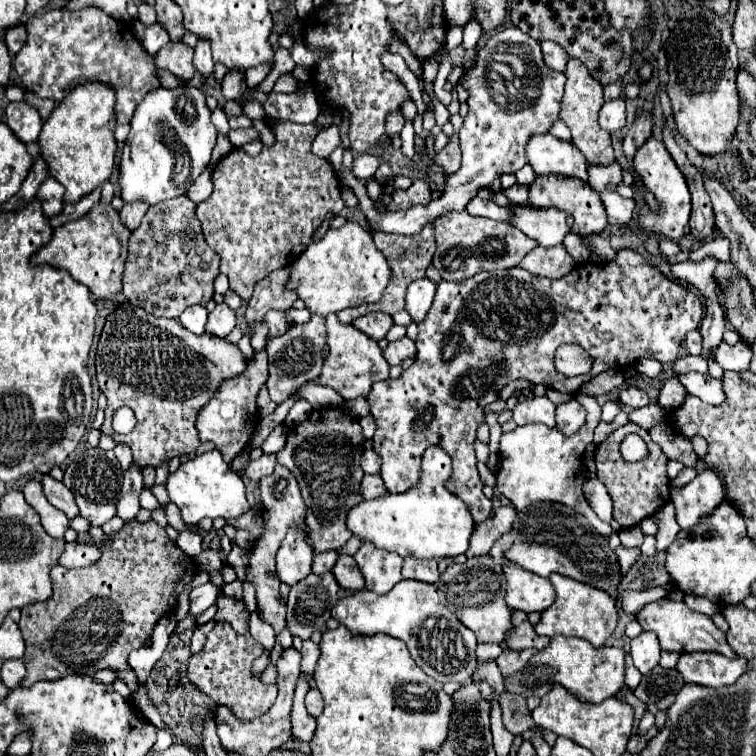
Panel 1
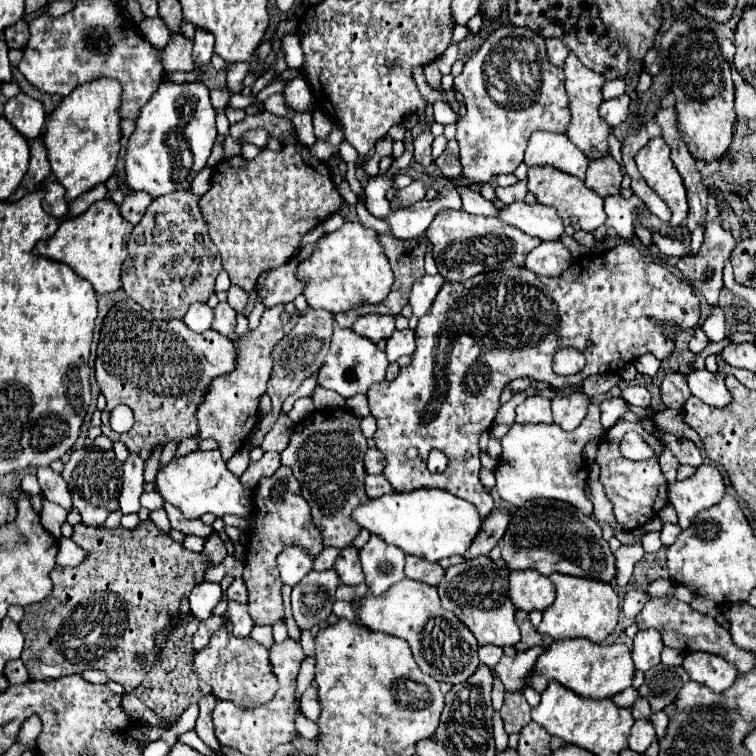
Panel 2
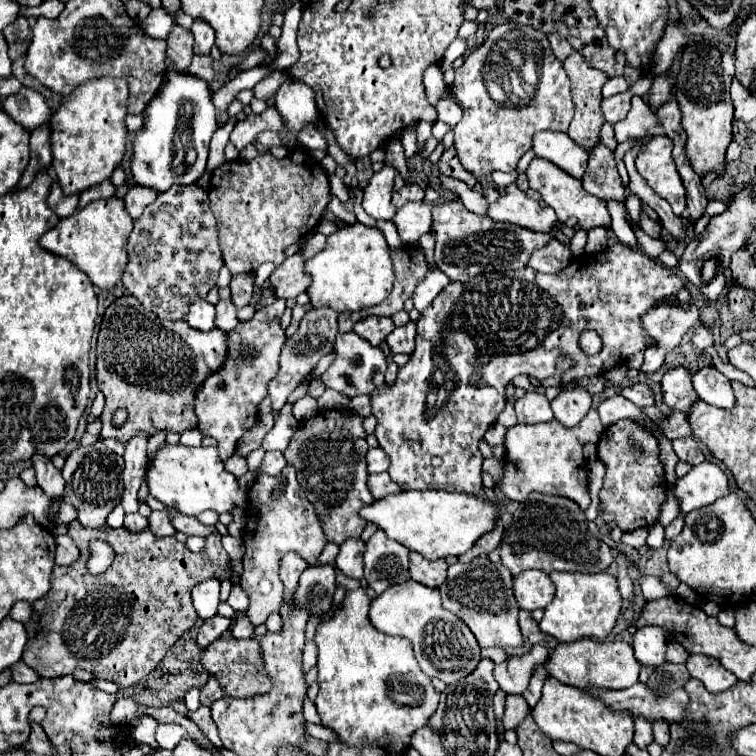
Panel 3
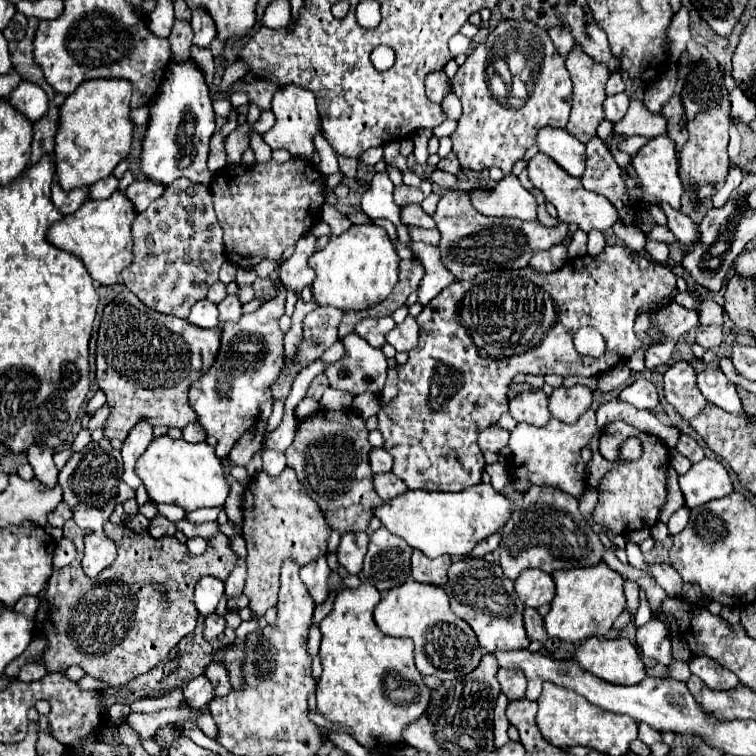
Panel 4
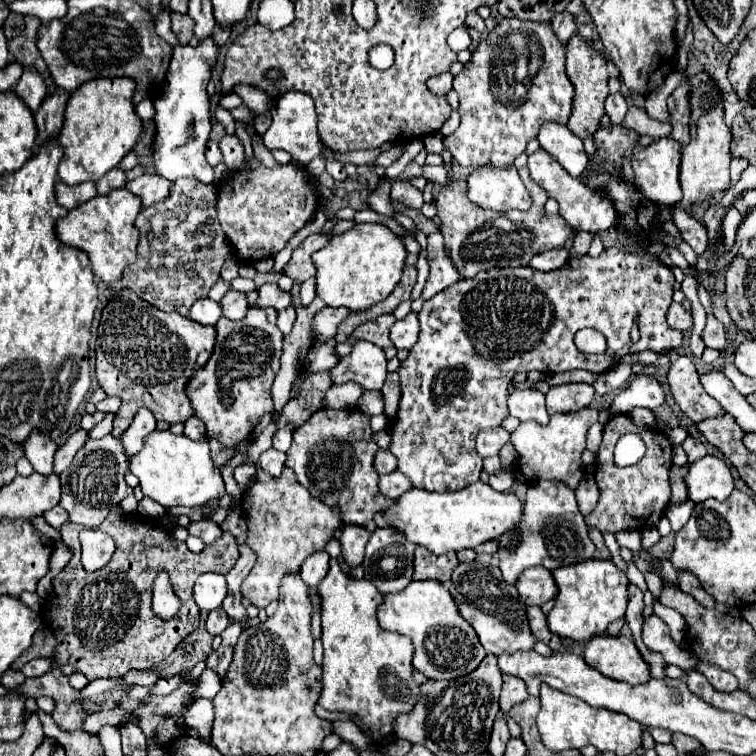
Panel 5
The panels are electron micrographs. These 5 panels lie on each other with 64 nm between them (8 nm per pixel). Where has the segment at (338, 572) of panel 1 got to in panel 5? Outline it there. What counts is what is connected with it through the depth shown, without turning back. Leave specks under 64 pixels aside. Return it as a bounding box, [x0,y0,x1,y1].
[340,524,370,566]

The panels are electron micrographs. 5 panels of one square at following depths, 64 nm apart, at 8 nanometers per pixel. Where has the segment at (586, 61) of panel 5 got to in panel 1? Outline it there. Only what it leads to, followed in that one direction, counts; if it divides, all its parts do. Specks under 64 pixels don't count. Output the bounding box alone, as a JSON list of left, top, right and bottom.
[560,58,614,164]

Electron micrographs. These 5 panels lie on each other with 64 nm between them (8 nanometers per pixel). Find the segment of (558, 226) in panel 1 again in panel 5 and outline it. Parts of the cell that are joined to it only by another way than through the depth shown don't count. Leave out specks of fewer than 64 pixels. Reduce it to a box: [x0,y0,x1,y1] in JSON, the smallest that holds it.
[468,164,528,212]

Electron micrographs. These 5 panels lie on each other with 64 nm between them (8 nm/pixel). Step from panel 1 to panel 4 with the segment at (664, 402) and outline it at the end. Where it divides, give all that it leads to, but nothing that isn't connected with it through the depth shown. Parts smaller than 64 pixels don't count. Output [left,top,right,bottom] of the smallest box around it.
[664,360,712,420]

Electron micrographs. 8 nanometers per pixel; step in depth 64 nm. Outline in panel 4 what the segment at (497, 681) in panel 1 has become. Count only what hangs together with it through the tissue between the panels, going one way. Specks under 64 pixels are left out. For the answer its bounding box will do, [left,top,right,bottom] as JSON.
[494,694,510,750]

